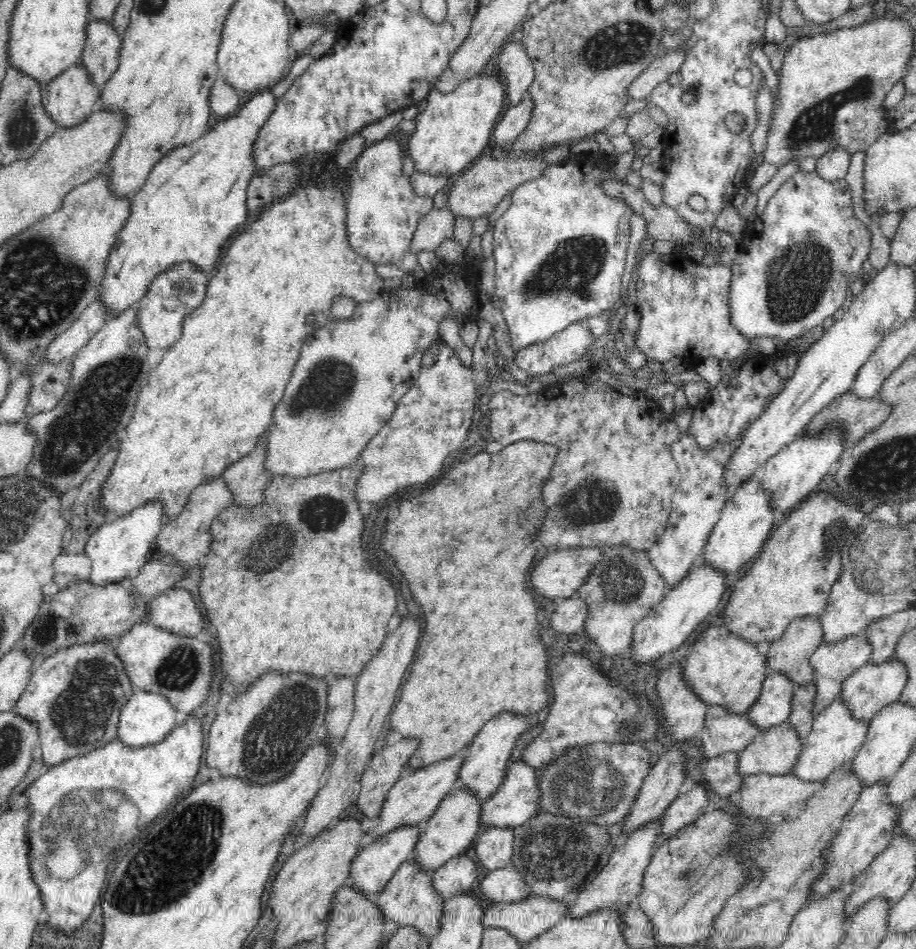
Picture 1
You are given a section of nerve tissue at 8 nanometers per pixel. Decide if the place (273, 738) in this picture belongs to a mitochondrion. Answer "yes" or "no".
yes

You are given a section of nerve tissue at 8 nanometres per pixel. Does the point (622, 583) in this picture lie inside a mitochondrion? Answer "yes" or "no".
yes

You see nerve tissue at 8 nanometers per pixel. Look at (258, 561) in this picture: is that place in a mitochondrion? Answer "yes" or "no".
yes

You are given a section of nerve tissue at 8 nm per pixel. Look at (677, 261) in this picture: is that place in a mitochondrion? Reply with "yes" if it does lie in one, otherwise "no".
no

